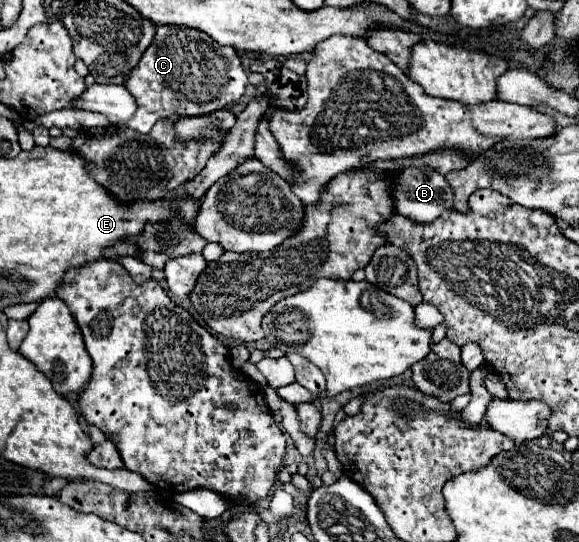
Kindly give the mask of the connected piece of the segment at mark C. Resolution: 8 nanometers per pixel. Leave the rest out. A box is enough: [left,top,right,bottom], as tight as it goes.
[123,25,247,133]

